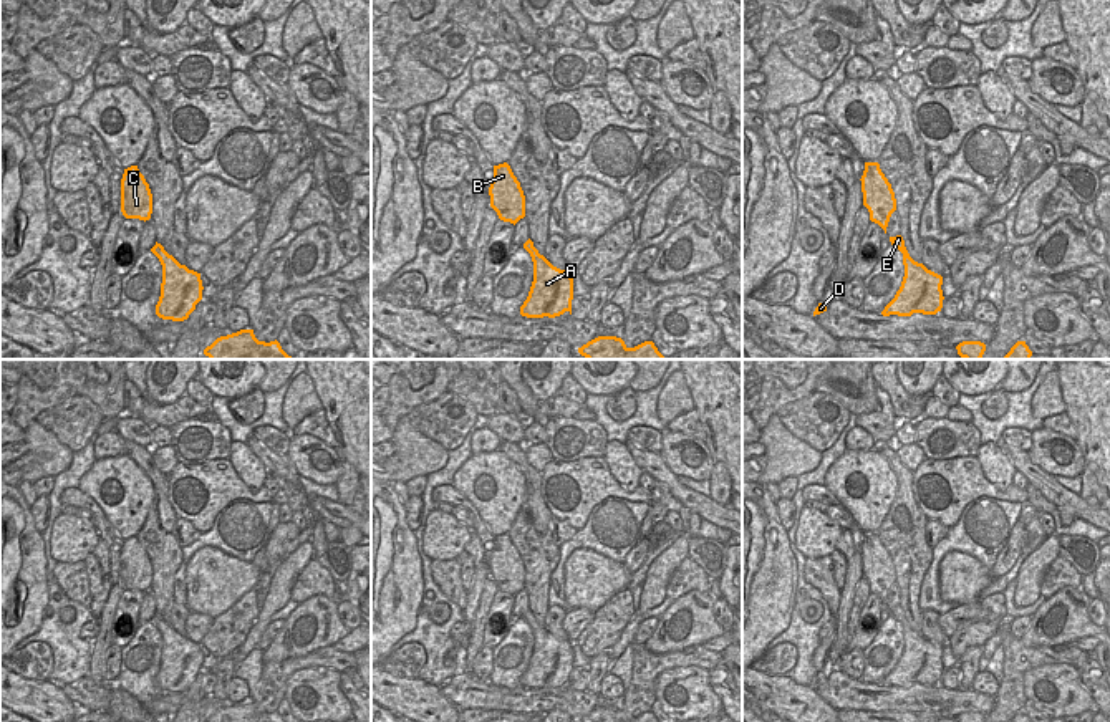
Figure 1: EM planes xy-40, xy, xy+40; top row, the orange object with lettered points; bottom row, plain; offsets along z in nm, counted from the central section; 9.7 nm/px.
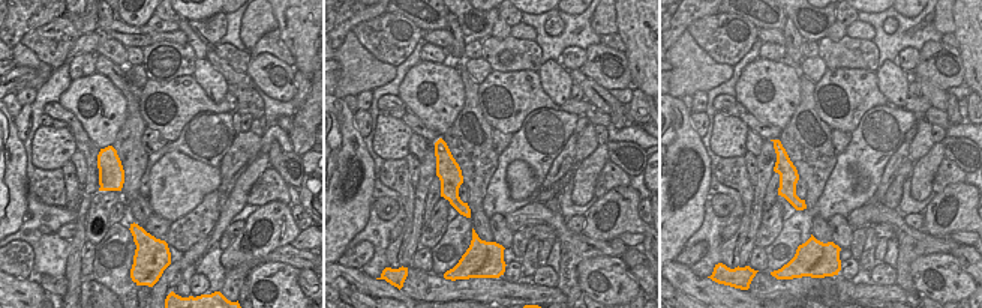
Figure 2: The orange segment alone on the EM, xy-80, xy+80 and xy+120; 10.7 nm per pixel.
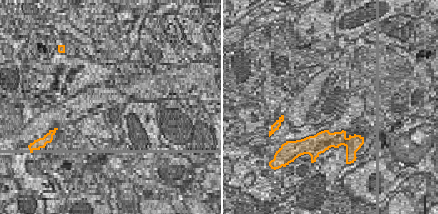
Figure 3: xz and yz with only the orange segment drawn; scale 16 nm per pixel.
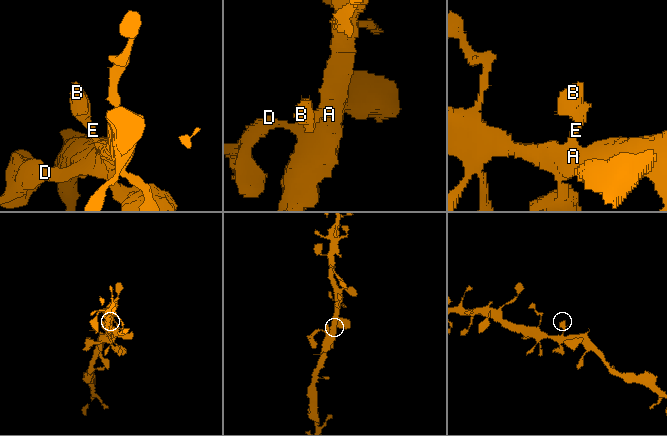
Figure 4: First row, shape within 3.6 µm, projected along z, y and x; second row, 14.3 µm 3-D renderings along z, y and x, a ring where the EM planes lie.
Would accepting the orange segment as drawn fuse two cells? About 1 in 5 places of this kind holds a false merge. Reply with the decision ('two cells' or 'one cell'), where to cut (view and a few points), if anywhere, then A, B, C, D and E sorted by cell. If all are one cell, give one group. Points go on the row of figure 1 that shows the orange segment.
one cell; cut none; groups A B C D E

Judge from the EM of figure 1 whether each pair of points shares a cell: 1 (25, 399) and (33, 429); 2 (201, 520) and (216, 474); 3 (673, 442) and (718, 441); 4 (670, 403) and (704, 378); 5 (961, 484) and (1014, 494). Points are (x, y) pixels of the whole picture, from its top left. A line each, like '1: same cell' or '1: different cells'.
1: different cells
2: same cell
3: different cells
4: different cells
5: same cell

